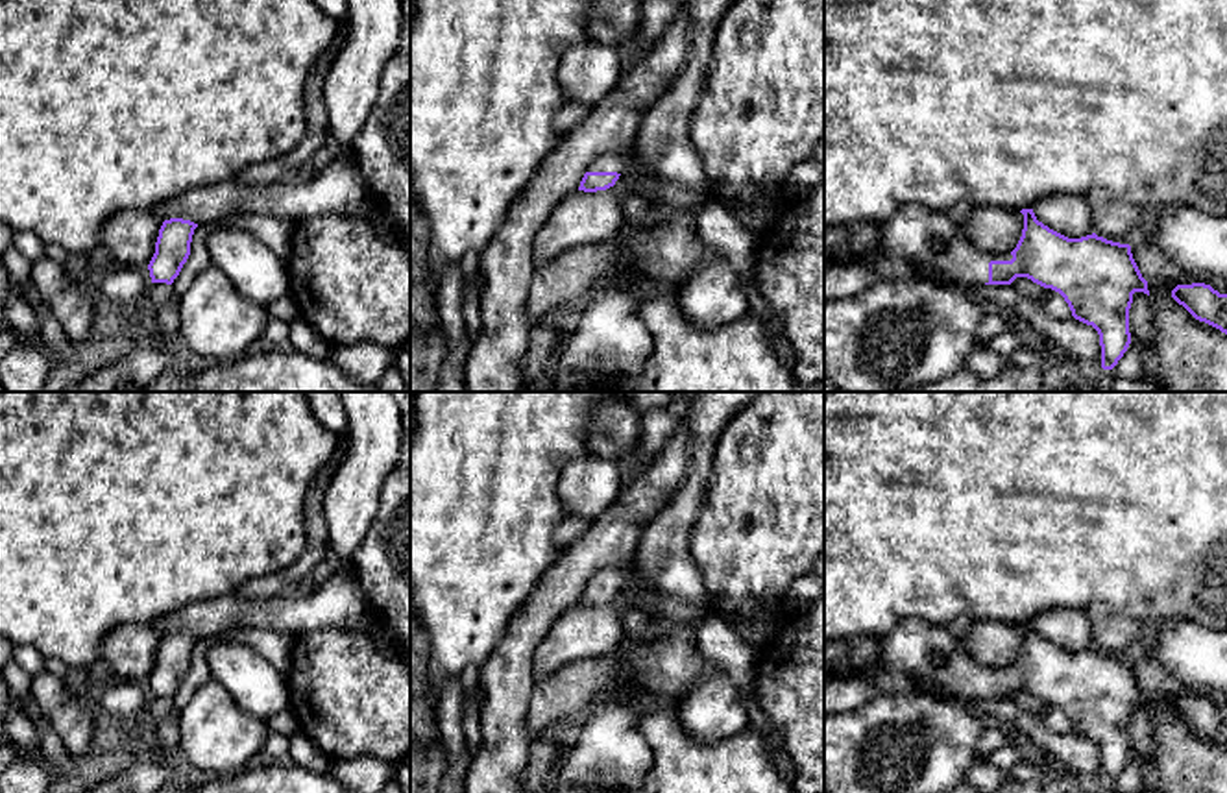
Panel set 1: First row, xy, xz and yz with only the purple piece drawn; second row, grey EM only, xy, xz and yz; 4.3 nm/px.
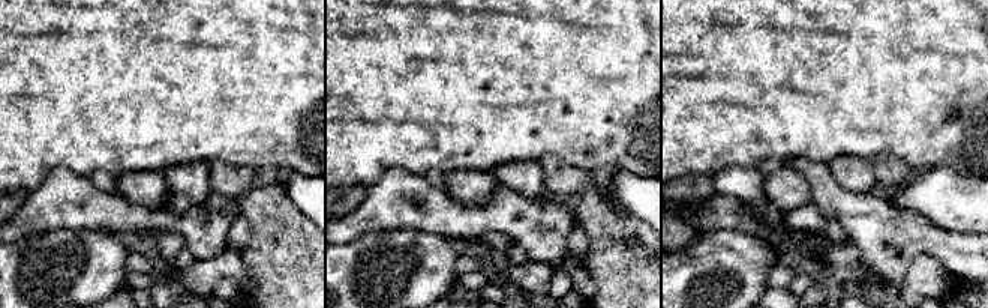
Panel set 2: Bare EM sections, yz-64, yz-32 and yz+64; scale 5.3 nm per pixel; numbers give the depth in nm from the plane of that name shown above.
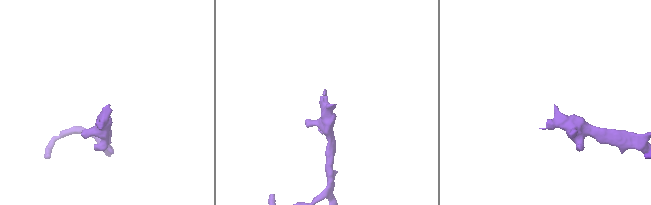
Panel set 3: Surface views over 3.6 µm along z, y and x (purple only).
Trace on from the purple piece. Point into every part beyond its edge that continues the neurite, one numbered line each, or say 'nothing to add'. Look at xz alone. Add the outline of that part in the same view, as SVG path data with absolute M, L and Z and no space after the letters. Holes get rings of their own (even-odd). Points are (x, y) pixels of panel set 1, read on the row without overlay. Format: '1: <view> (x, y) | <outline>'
1: xz (614, 575) | M608 566L597 571L589 580L588 586L617 586L623 588L626 573L632 566Z

